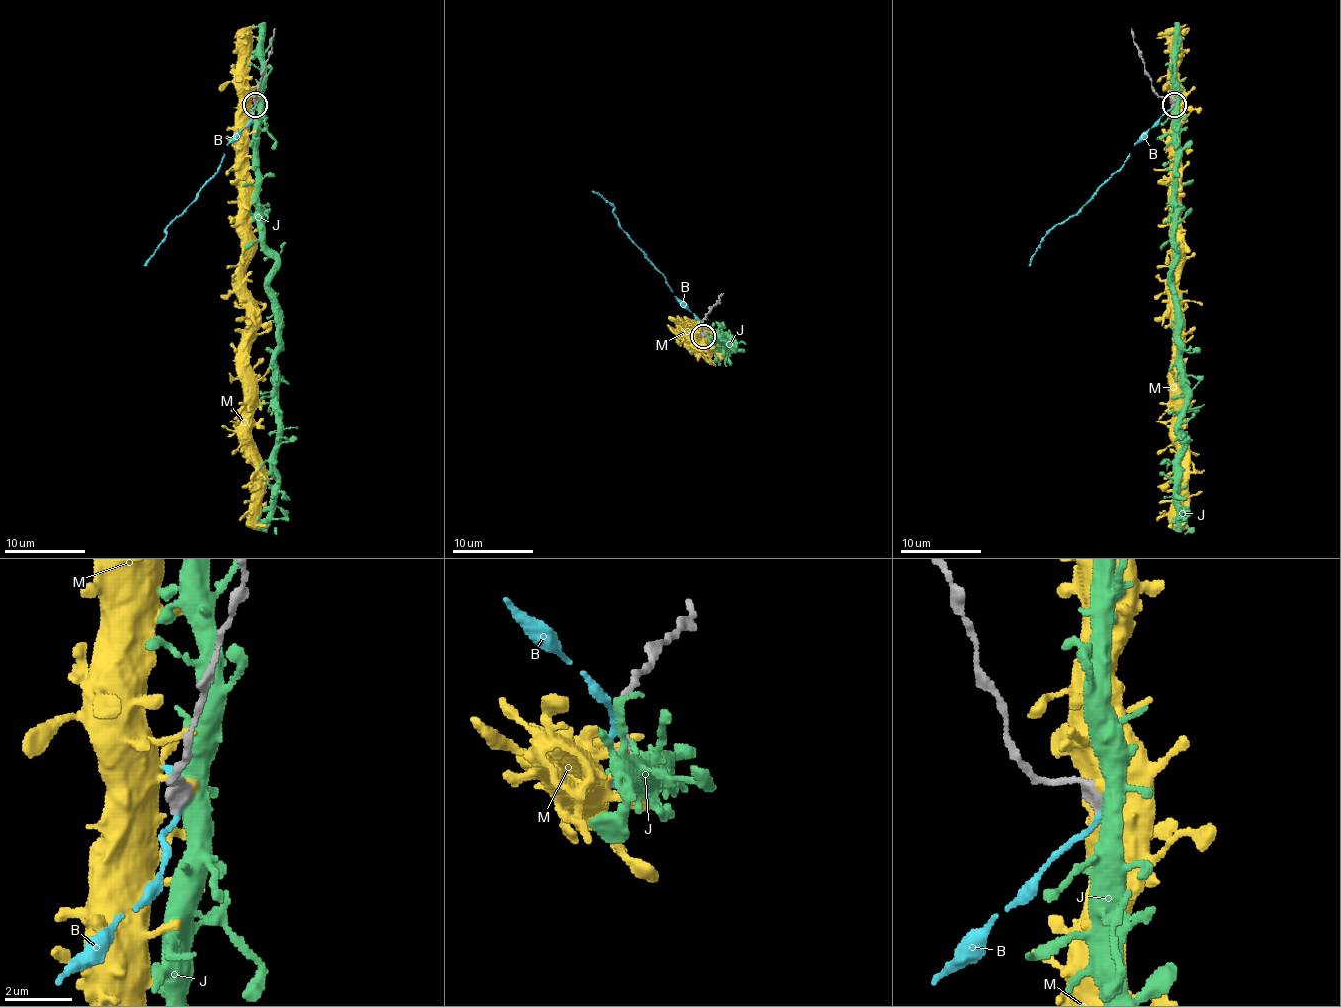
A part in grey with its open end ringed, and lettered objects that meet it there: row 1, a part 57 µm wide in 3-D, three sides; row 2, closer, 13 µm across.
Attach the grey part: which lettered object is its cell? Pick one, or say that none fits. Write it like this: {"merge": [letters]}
{"merge": []}

